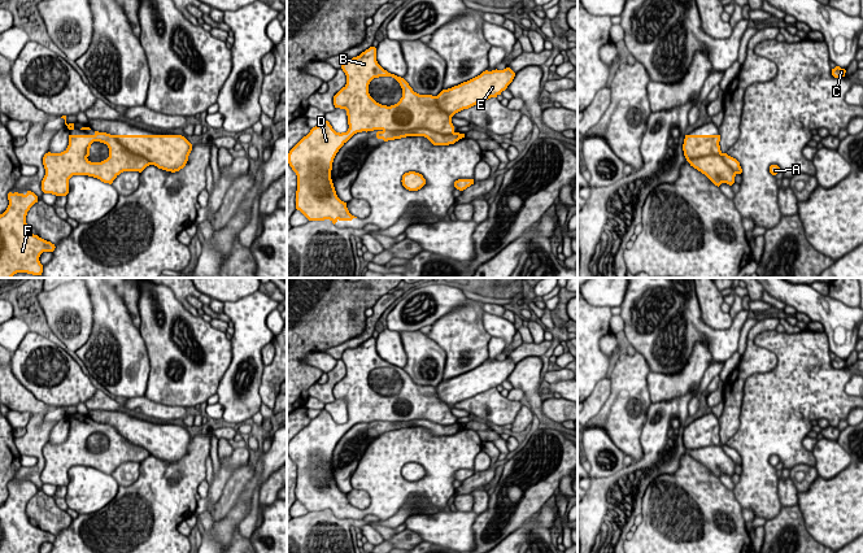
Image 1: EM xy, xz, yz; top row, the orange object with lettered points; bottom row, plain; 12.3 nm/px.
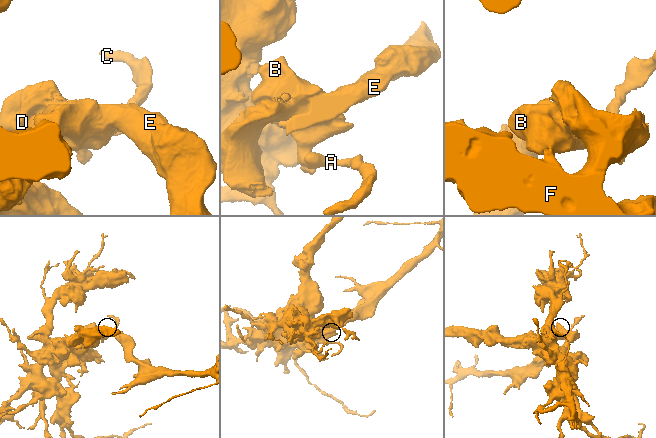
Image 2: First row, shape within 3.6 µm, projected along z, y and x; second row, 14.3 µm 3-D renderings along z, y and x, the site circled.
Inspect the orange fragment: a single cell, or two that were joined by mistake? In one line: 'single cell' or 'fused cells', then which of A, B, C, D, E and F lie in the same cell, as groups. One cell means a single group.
fused cells | A C E / B D F

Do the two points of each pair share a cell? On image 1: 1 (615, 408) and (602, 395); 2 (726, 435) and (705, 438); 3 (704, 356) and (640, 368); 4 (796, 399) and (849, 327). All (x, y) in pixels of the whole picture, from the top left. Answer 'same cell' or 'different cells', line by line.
1: different cells
2: different cells
3: different cells
4: different cells

